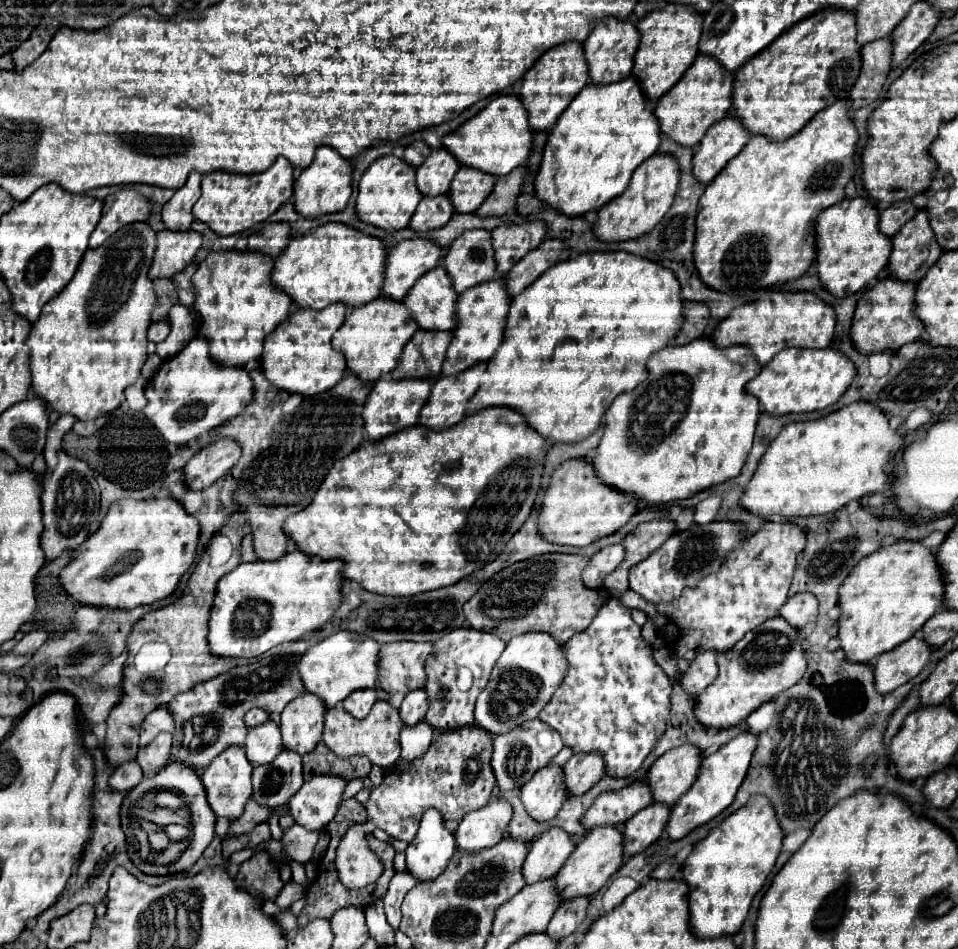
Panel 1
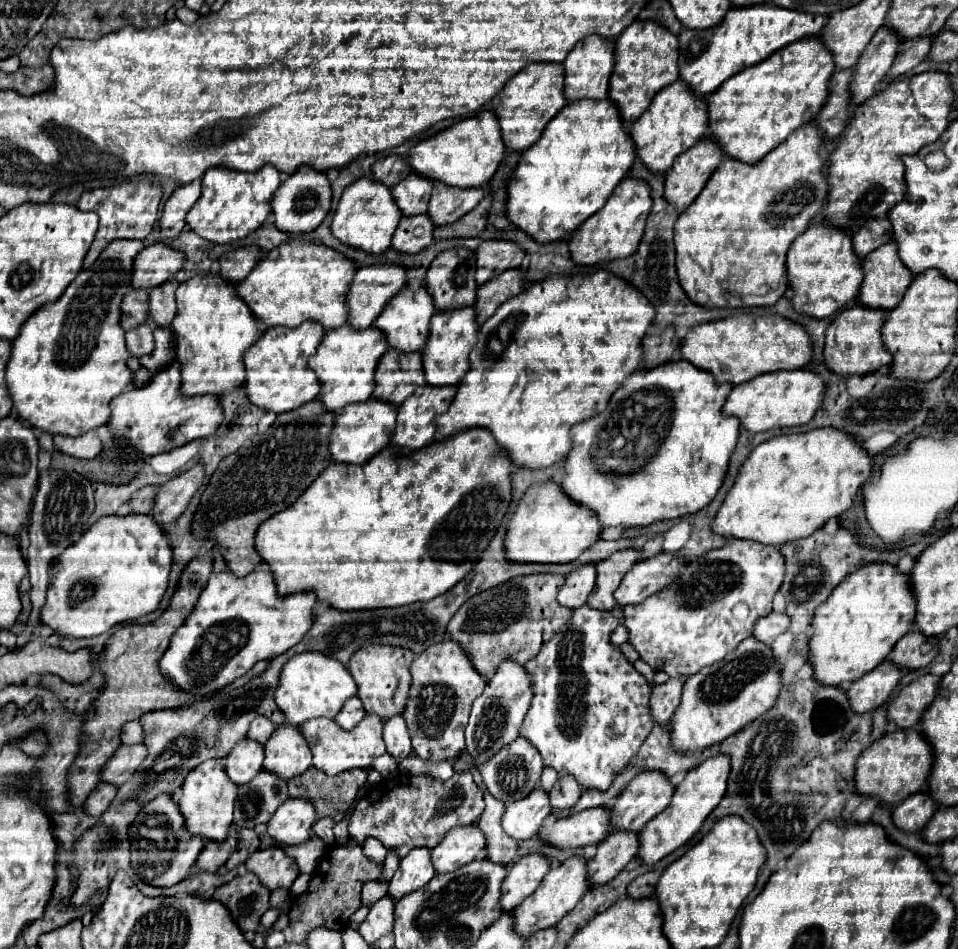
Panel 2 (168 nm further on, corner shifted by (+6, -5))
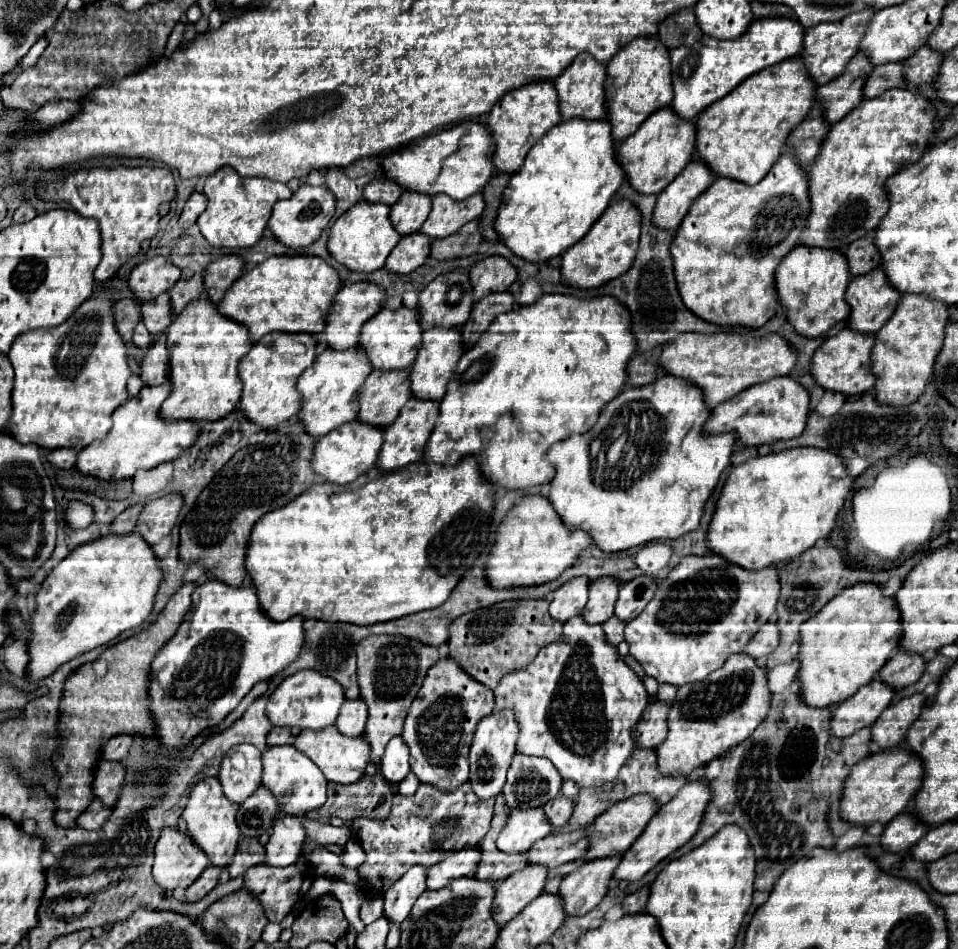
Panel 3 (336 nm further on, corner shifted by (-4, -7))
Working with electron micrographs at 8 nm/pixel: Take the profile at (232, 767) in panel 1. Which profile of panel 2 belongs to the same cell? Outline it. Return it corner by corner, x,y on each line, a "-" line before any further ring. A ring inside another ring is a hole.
204,761
198,769
192,769
186,775
180,797
180,813
184,815
184,825
192,835
206,837
210,841
224,841
228,837
228,827
232,823
232,811
236,803
238,787
230,785
226,771
222,769
222,761

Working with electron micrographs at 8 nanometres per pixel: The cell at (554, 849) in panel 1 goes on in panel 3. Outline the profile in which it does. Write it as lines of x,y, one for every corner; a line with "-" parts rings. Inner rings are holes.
528,865
524,871
516,871
506,879
500,879
496,885
494,899
494,919
498,925
514,919
528,903
532,903
546,885
548,869
540,865

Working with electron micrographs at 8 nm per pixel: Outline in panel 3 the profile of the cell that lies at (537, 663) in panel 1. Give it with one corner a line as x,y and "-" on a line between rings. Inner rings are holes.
508,709
490,713
478,723
476,733
474,733
474,741
470,745
470,783
472,783
474,793
480,799
494,797
502,791
502,787
506,783
506,771
510,767
512,755
516,753
518,731
520,731
520,727
516,723
516,717

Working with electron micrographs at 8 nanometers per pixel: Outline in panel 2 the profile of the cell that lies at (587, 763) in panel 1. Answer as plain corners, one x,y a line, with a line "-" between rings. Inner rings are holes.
560,777
554,789
550,791
550,805
552,811
570,809
576,805
578,797
582,795
582,789
576,785
576,781
570,781
570,777

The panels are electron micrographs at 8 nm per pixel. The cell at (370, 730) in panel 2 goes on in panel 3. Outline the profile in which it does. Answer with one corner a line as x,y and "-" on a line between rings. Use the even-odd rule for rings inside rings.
336,725
332,727
324,727
324,731
300,731
294,739
292,745
296,749
300,749
302,753
306,753
324,773
324,777
328,781
334,783
354,783
364,775
366,765
370,763
372,757
372,747
368,747
368,743
364,743
364,737
346,737
340,735
340,731
336,729

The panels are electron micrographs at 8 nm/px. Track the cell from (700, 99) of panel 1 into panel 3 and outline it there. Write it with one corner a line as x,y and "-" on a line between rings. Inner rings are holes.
668,107
652,113
640,129
630,135
618,149
618,161
626,171
628,181
640,193
660,193
692,159
696,151
696,123
690,119
676,119

